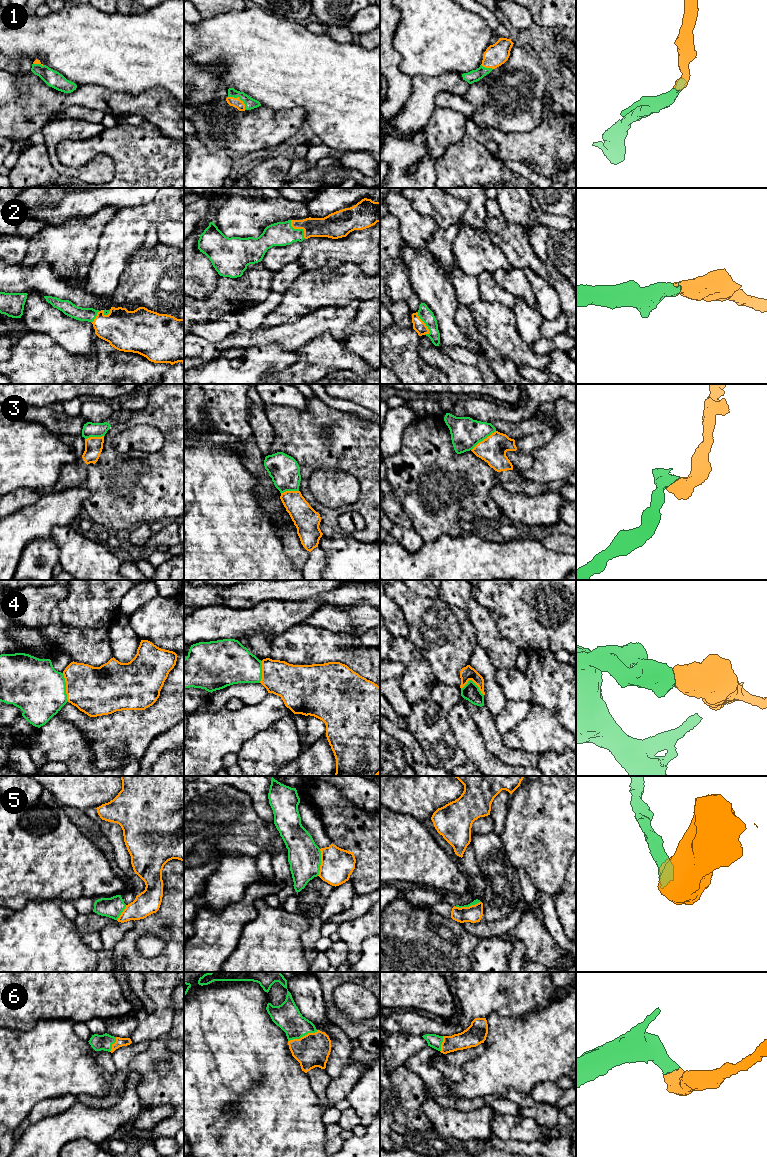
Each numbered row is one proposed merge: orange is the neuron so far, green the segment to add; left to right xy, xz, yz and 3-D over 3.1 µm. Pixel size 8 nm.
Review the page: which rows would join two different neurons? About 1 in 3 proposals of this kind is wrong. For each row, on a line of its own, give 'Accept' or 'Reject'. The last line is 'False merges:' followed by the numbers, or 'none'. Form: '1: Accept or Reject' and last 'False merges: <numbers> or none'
1: Accept
2: Accept
3: Reject
4: Reject
5: Reject
6: Accept
False merges: 3, 4, 5

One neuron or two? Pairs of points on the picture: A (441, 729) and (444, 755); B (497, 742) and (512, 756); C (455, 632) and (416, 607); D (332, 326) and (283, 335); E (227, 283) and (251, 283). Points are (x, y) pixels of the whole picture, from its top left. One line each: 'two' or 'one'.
A: one
B: one
C: one
D: one
E: one

